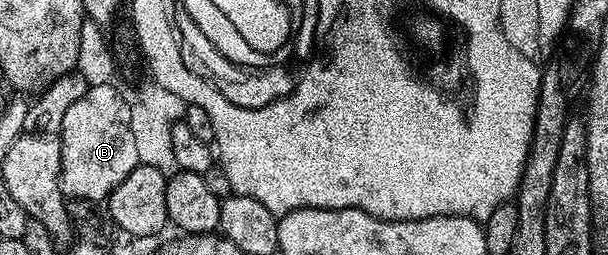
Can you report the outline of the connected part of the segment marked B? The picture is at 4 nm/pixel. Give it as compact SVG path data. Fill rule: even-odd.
M114 84L89 86L86 89L84 98L79 98L72 106L68 106L68 114L64 114L64 126L60 133L60 139L62 141L62 194L70 200L109 201L110 196L116 190L116 186L120 186L120 182L124 182L124 178L128 178L128 174L132 174L132 170L139 165L136 154L135 137L132 135L132 127L129 121L131 101L129 99L125 100L116 89L117 87L115 87Z

